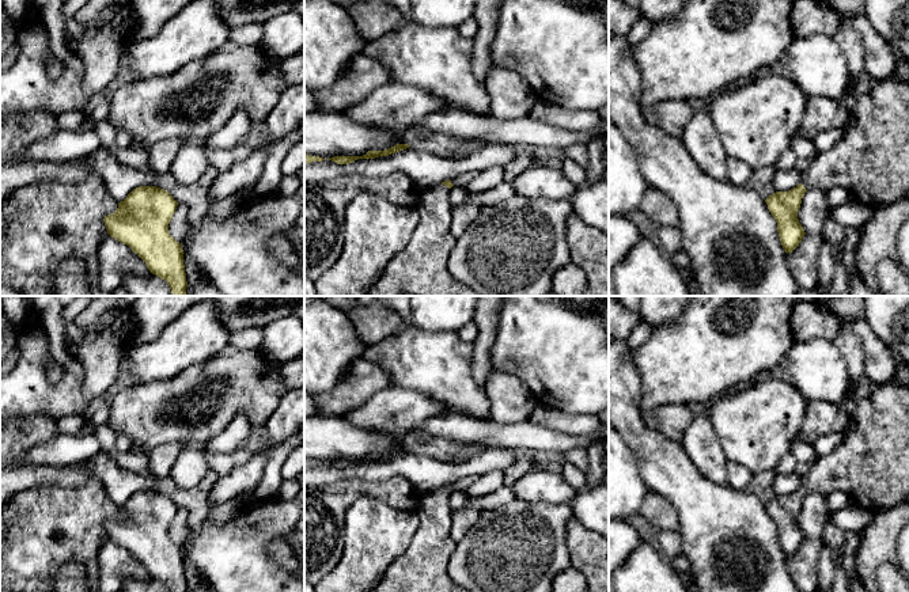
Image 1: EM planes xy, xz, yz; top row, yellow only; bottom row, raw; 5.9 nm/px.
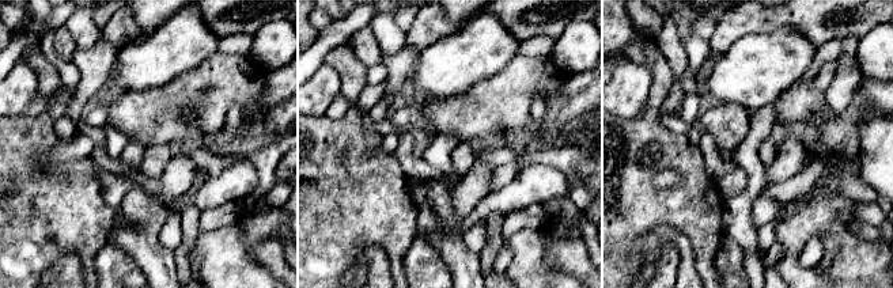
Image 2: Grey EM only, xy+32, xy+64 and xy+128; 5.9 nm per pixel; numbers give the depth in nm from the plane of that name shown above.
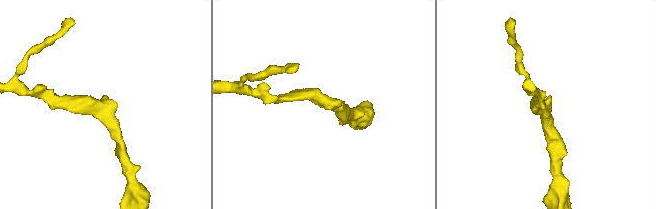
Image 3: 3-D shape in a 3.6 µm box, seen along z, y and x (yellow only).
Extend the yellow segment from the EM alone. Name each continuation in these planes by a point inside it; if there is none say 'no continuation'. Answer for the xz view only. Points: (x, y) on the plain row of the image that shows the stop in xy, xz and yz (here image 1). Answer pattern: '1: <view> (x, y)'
1: xz (424, 566)

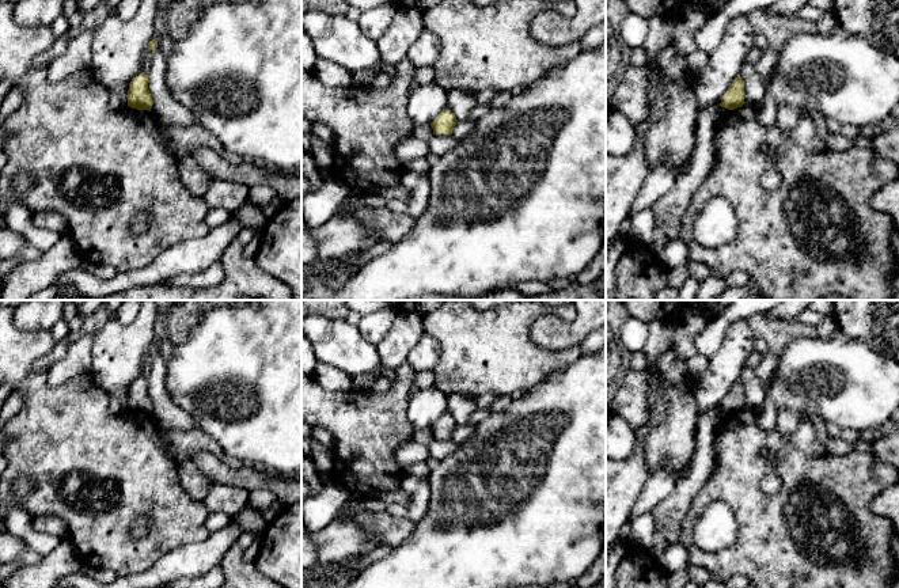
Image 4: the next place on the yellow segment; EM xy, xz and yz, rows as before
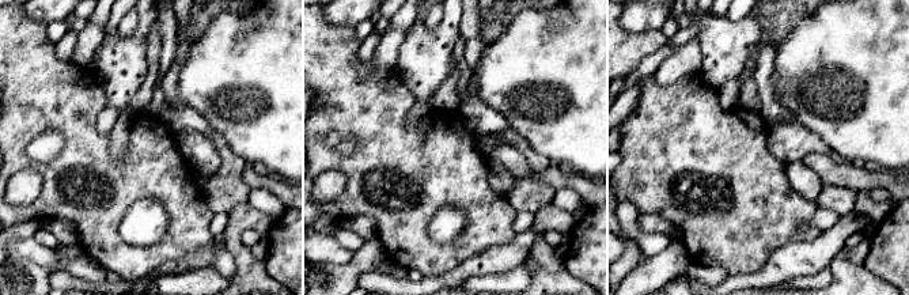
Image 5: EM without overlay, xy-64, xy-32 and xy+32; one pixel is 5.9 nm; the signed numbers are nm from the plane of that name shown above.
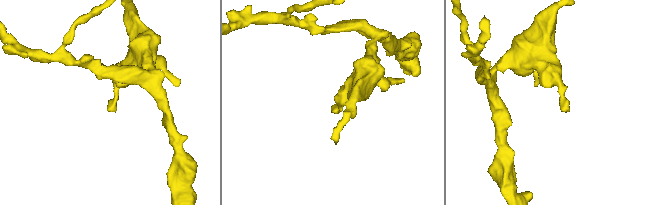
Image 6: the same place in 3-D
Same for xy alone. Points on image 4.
no continuation

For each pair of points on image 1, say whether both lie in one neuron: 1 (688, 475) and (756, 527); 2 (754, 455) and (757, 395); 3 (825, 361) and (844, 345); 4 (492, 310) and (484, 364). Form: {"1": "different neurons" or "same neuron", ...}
{"1": "same neuron", "2": "same neuron", "3": "different neurons", "4": "same neuron"}

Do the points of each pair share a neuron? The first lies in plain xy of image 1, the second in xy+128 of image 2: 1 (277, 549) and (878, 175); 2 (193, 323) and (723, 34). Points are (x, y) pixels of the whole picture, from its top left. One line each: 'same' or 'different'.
1: different
2: different

